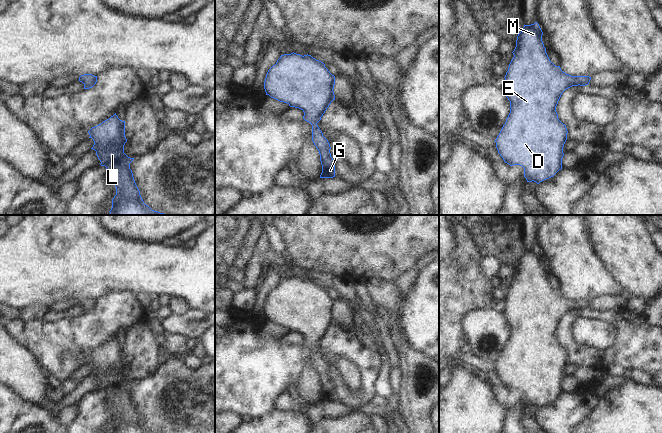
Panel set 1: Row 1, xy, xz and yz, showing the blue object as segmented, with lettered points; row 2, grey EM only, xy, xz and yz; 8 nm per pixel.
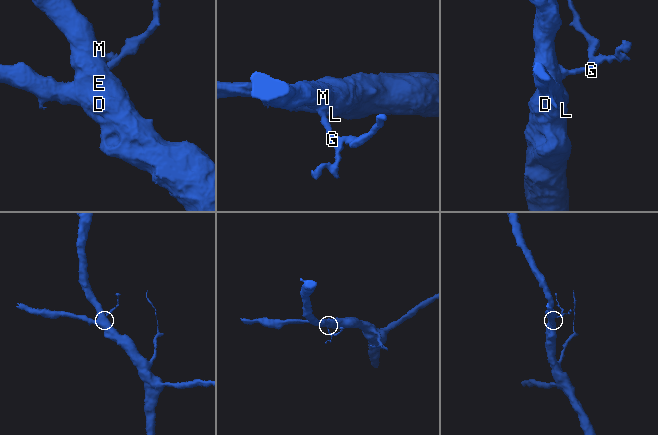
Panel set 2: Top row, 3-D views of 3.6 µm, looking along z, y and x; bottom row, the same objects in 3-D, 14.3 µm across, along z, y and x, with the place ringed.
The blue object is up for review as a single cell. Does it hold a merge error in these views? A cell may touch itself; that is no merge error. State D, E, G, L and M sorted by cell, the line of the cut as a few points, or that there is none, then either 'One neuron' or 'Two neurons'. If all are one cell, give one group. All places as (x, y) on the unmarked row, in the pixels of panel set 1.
Groups: D E G L M. No split. One neuron.

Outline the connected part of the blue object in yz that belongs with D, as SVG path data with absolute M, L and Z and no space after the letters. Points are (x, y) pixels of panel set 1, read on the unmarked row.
M537 246L531 249L524 249L518 258L516 271L512 276L514 281L511 284L508 295L505 299L504 316L510 325L510 337L497 360L496 372L504 386L513 389L520 389L524 392L524 401L527 406L540 406L553 401L562 393L563 371L567 364L567 352L558 343L556 330L562 317L572 310L588 309L591 301L571 300L563 296L560 290L555 290L549 283L546 272L542 265L543 256Z

